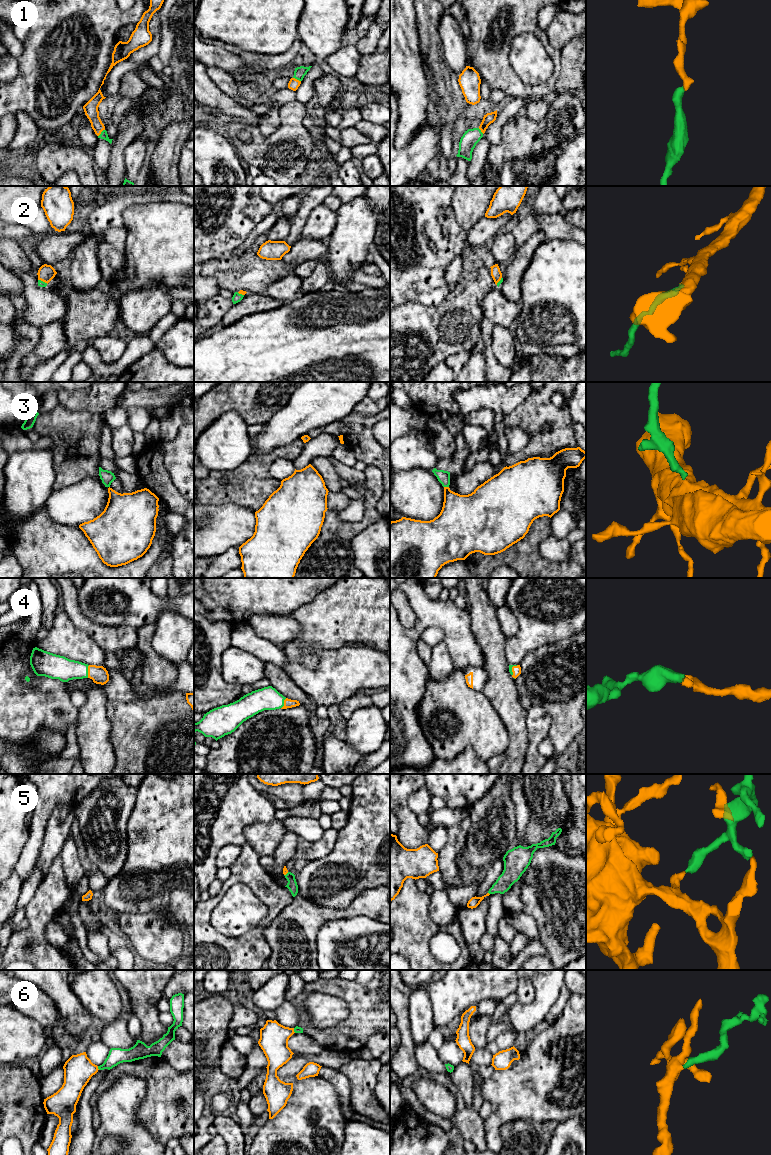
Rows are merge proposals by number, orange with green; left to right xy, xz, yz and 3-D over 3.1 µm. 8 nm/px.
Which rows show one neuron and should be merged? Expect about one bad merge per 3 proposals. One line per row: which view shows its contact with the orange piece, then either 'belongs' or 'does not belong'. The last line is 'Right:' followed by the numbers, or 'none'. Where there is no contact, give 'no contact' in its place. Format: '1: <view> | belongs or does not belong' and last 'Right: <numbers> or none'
1: xy | belongs
2: xy | belongs
3: yz | belongs
4: xy | belongs
5: xz | belongs
6: xy | belongs
Right: 1, 2, 3, 4, 5, 6

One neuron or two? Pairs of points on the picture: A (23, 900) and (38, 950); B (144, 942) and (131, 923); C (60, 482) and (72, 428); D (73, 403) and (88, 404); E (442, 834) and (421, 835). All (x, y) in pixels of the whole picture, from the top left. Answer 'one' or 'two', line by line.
A: two
B: one
C: one
D: one
E: two

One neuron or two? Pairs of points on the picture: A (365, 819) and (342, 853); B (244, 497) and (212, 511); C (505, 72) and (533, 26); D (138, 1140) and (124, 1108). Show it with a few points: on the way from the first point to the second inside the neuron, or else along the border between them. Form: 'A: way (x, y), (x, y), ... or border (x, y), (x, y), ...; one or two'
A: way (365, 827), (365, 830), (350, 845); one
B: border (207, 503), (238, 503), (248, 506), (253, 511); two
C: way (503, 57), (503, 45), (506, 39), (518, 27); one
D: way (130, 1132), (124, 1125), (124, 1116); one

